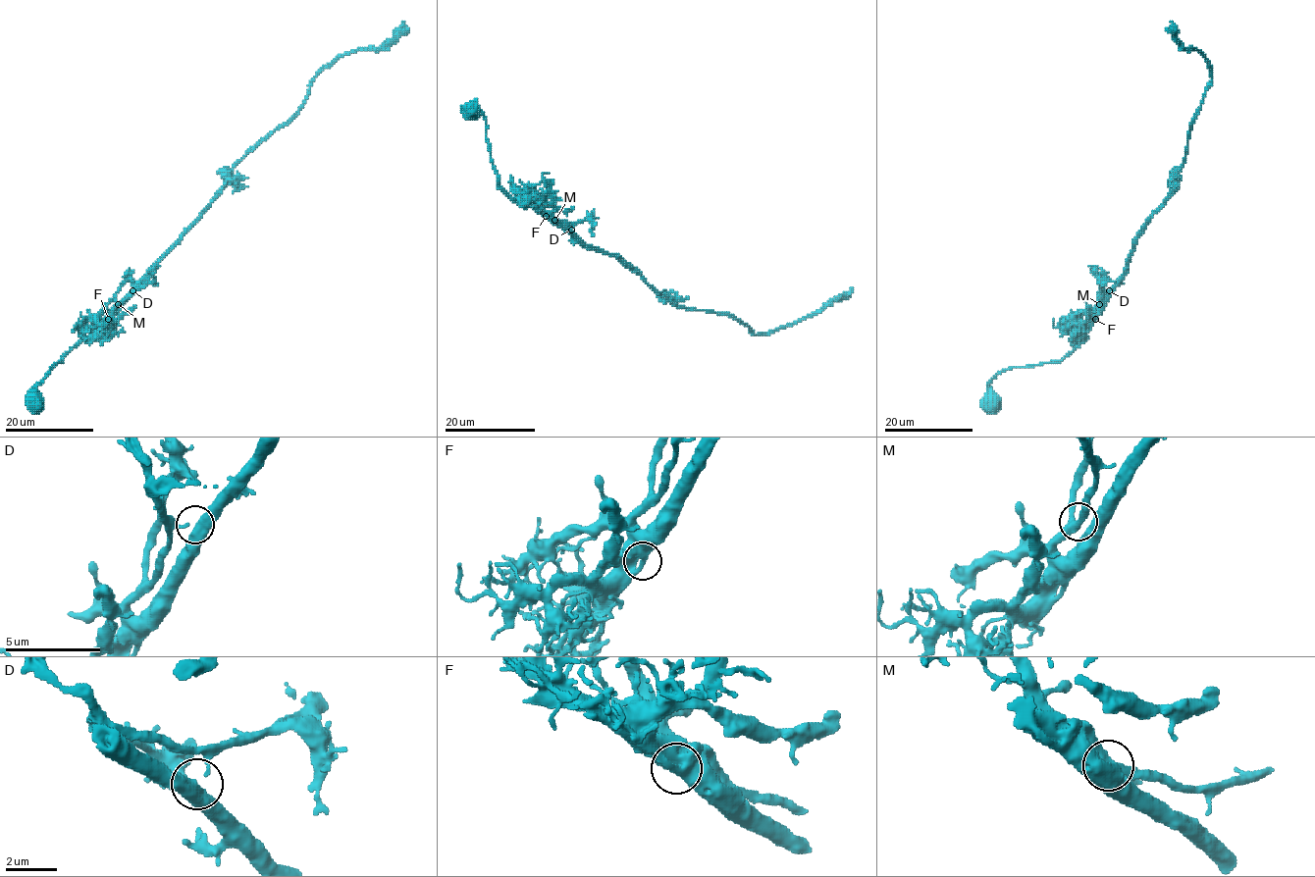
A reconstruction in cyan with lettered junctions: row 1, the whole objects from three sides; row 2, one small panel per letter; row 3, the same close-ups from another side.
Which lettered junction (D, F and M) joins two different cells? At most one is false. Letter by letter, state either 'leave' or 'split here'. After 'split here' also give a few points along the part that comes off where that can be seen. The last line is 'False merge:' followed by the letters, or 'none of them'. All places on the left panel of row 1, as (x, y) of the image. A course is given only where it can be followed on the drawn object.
D: leave
F: leave
M: leave
False merge: none of them

